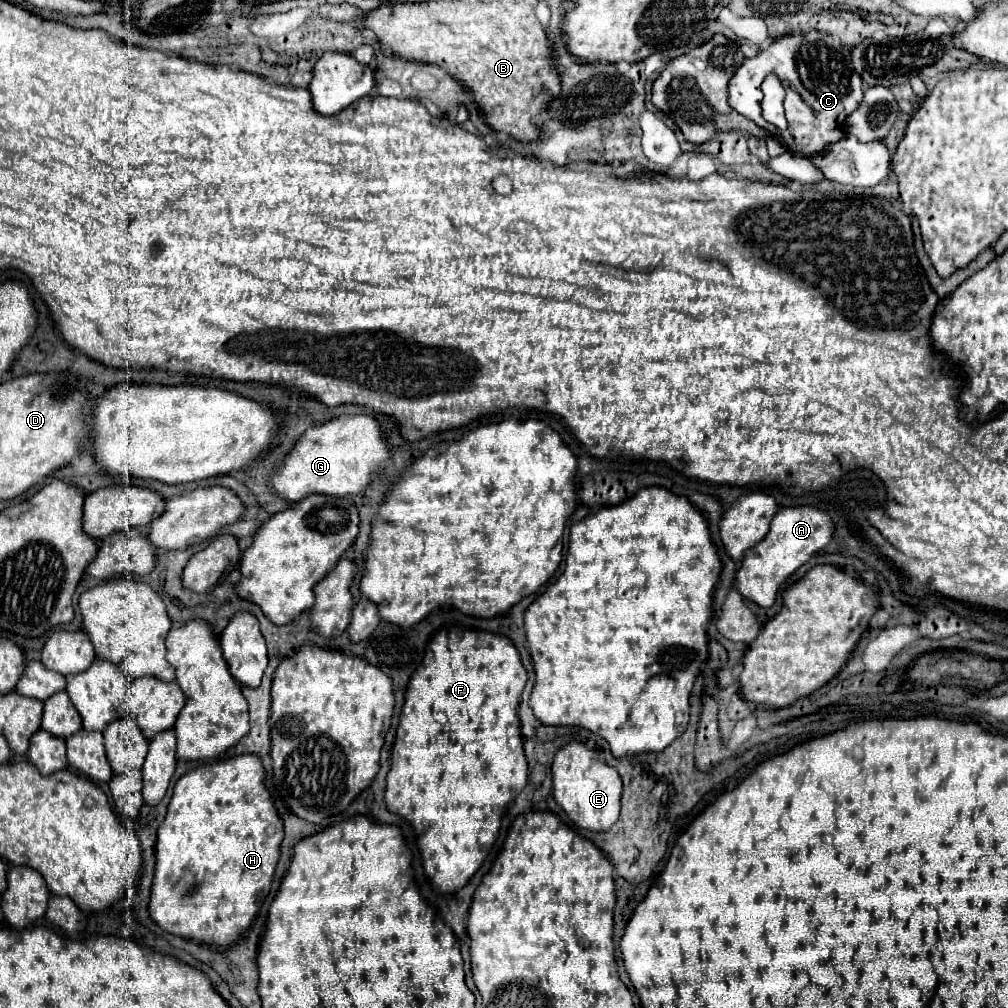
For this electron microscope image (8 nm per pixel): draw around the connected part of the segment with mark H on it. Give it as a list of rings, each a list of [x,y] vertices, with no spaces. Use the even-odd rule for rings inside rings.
[[[238,755],[238,757],[228,757],[228,759],[218,759],[218,761],[206,761],[200,765],[196,771],[192,769],[190,773],[182,775],[176,781],[172,801],[168,805],[166,817],[162,825],[158,827],[158,839],[156,839],[156,875],[154,875],[154,885],[152,885],[152,897],[150,897],[150,917],[168,933],[186,937],[186,939],[198,939],[208,945],[218,945],[218,947],[228,947],[232,945],[234,939],[242,935],[242,931],[248,931],[252,925],[262,901],[266,899],[270,891],[270,883],[274,877],[276,863],[280,859],[280,843],[282,843],[282,819],[274,809],[270,791],[266,787],[266,769],[262,765],[262,759],[256,759],[256,755]]]

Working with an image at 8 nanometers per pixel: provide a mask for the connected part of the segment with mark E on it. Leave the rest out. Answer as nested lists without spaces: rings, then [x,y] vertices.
[[[570,741],[554,755],[552,761],[552,793],[556,803],[566,811],[566,815],[582,829],[606,831],[610,829],[620,813],[622,781],[614,767],[606,765],[598,751],[588,749],[580,741]]]

